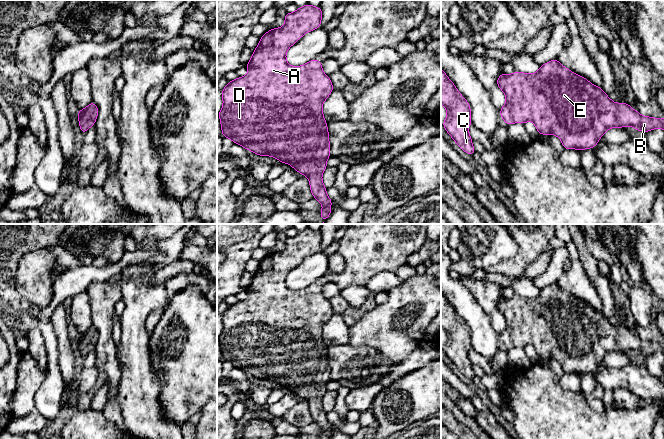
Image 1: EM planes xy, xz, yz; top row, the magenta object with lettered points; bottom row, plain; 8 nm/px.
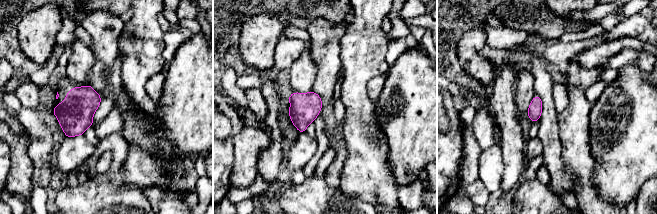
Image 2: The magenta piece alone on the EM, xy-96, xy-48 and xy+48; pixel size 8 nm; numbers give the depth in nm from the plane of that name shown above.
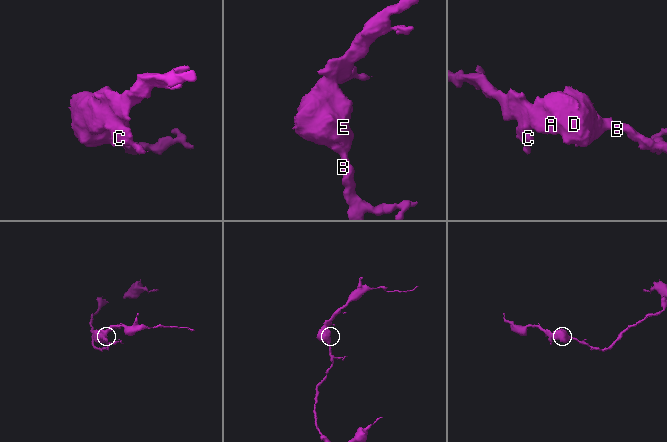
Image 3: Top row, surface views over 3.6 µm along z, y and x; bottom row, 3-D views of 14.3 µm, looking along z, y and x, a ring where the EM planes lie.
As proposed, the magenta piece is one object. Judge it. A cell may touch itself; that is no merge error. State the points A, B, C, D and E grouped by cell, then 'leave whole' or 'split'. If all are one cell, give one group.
groups A B C D E; leave whole

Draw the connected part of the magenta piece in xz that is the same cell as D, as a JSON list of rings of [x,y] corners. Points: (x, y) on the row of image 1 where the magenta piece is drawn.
[[[307,3],[293,13],[287,13],[284,18],[283,27],[271,29],[260,38],[251,60],[246,64],[248,74],[229,81],[222,90],[223,107],[218,113],[222,137],[230,138],[234,144],[241,145],[257,156],[275,157],[281,163],[287,163],[297,172],[307,176],[313,198],[323,205],[319,213],[325,222],[331,214],[332,200],[326,194],[327,189],[322,182],[322,173],[327,168],[326,162],[331,154],[327,122],[323,117],[322,105],[334,89],[329,76],[325,75],[322,70],[322,63],[317,59],[297,67],[290,66],[286,61],[287,50],[304,34],[321,26],[322,9]]]

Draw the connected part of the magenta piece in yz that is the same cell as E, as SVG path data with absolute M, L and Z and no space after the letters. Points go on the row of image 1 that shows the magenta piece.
M558 59L541 65L533 74L519 71L510 75L501 73L497 86L506 96L506 103L500 109L506 126L531 121L539 134L558 136L564 149L580 151L594 148L604 133L614 127L632 126L638 132L656 128L664 130L664 119L642 116L627 103L614 103L602 88L562 66Z

